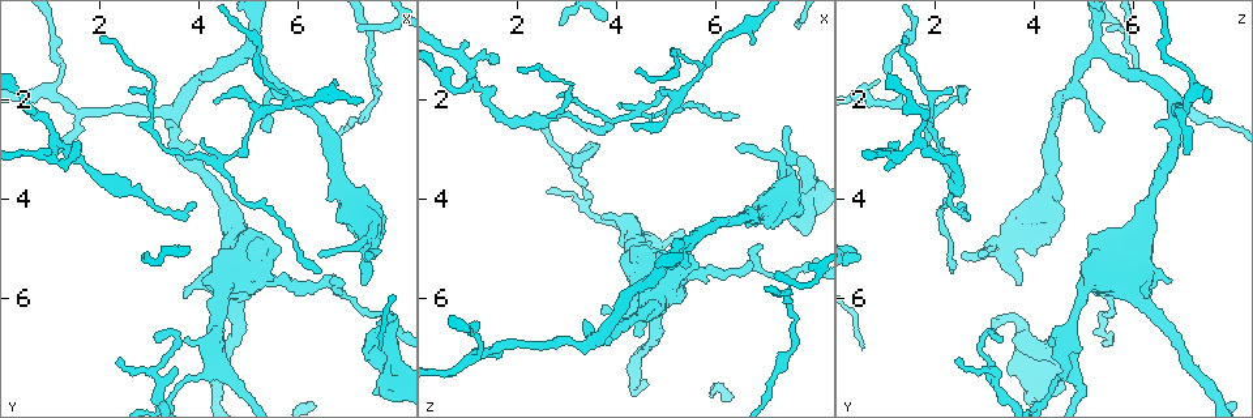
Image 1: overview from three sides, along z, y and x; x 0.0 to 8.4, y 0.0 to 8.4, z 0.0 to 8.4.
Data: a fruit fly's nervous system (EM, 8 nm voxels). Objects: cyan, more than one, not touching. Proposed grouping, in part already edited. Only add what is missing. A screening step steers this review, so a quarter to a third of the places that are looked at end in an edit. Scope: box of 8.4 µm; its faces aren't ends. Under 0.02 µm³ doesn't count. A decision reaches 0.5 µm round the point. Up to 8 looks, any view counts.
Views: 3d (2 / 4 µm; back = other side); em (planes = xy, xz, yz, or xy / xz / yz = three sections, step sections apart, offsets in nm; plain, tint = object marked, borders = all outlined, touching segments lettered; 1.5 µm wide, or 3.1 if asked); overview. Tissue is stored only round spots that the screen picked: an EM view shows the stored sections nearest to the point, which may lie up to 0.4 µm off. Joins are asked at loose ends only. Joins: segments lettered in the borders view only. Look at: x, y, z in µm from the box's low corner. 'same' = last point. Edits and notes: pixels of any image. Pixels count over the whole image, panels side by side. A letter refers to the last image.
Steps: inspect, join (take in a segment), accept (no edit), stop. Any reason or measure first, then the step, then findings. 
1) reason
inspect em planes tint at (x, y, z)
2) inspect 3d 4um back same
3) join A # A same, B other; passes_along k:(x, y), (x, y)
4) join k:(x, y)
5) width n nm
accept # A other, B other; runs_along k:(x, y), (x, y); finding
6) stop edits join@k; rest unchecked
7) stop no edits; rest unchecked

branch stops here
inspect em 3.1um xy step 16 tint at (4.30, 2.05, 2.55)

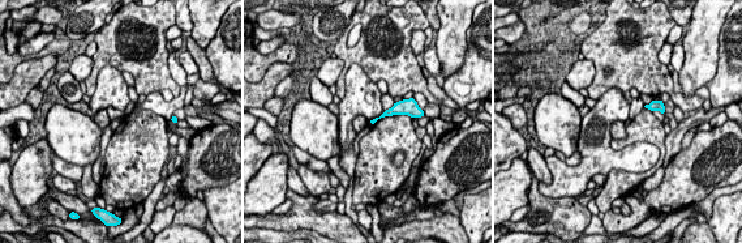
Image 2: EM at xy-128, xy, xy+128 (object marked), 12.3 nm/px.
inspect em 3.1um planes borders same

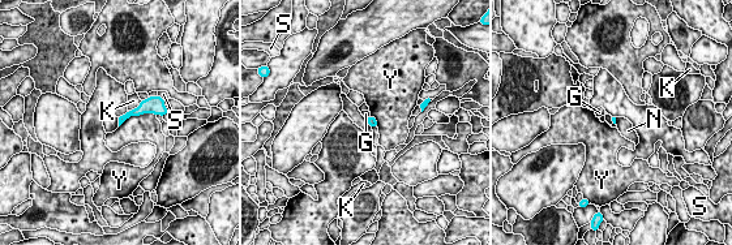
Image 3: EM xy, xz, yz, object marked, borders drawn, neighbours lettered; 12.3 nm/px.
accept # G other, K other, N other, S other, Y other; no lettered segment goes on from it

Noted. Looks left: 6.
an open end
inspect 3d 4um at (2.40, 7.25, 2.45)

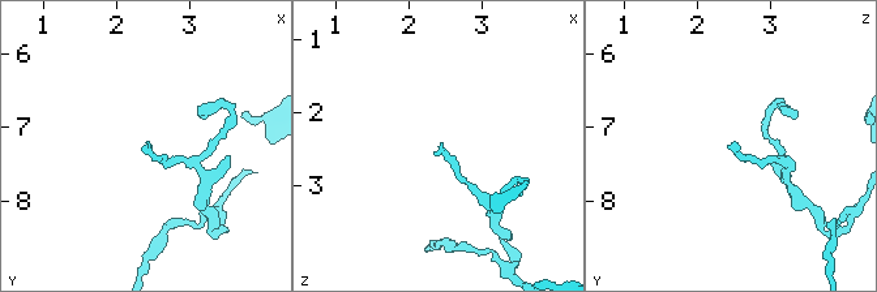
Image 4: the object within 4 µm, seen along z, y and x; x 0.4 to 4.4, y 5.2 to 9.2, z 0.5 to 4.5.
inspect em planes plain at (2.40, 7.25, 2.40)

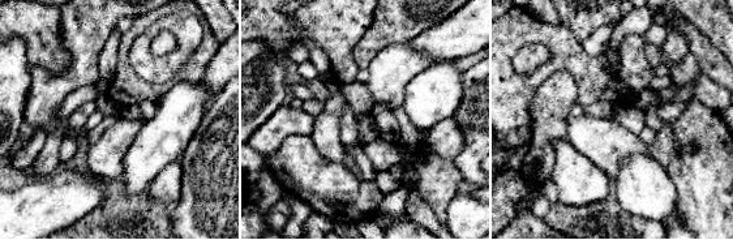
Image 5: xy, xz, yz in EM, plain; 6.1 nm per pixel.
see the neighbours
inspect em planes borders same

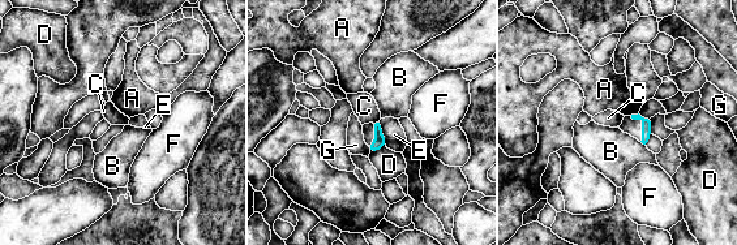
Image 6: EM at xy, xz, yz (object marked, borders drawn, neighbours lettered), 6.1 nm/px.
accept # A other, B other, C other, D other, E other, F other, G other; no lettered segment goes on from it

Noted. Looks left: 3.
tapers out
inspect em planes tint at (1.55, 2.90, 1.25)

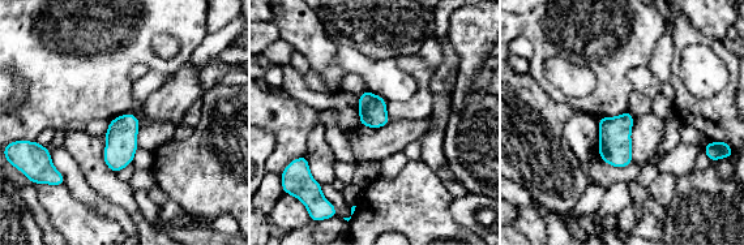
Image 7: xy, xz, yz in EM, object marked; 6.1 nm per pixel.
what lies round it
inspect em planes borders same

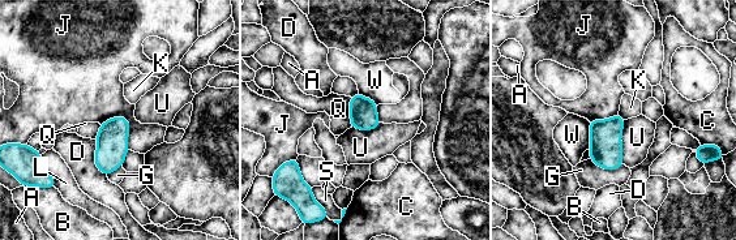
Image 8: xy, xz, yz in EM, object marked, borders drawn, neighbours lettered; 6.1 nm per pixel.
accept # A other, B other, C other, D other, G other, J other, K other, L other, Q other, S other, U other, W other; border 8:(625, 120), (621, 134), (623, 163); no lettered segment goes on from it

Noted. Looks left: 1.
stop no edits; rest unchecked

